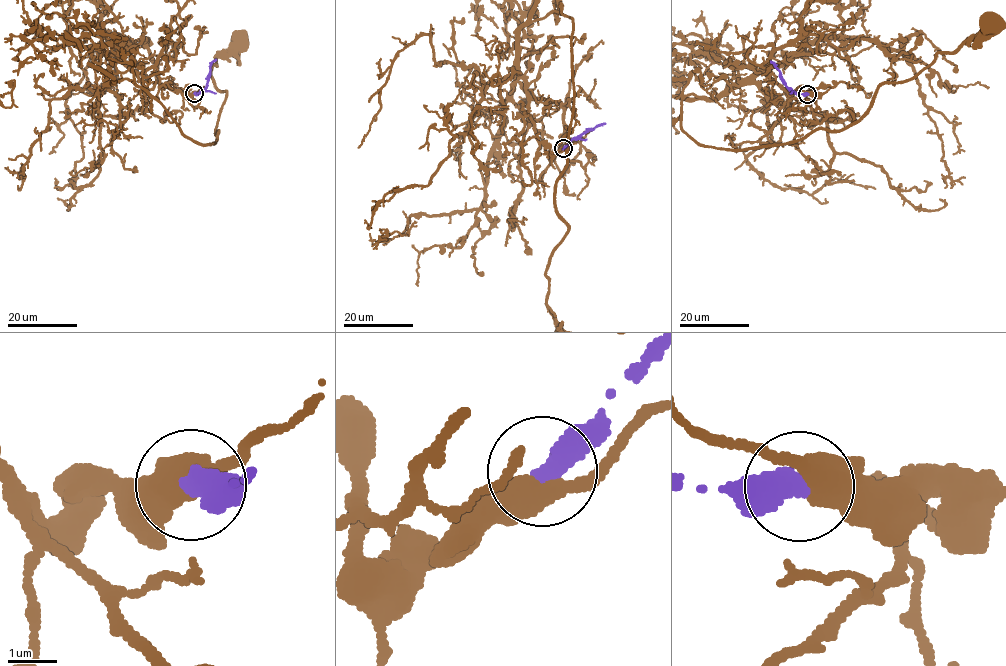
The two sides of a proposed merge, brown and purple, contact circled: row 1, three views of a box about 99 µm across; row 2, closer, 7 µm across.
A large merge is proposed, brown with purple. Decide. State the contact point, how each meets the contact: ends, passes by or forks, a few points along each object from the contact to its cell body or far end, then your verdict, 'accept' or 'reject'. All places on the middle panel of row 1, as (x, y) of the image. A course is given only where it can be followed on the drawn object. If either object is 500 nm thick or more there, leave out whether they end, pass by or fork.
place (563, 148); brown passes by; purple ends; course brown (562, 149), (537, 139), (517, 42), (554, 11), (573, 27), (554, 195), (568, 228), (545, 272); course purple (562, 149), (571, 140), (605, 123); reject

